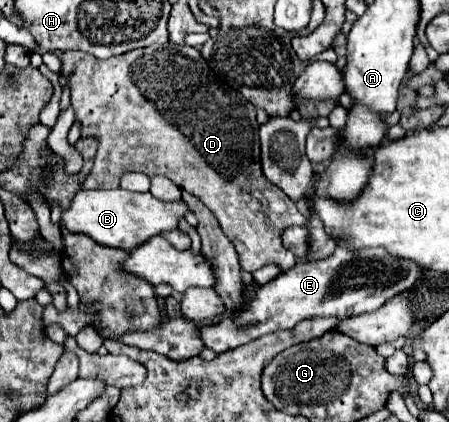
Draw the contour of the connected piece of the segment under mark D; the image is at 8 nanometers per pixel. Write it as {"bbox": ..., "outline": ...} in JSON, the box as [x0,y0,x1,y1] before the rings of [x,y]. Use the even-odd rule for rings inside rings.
{"bbox":[61,43,307,273],"outline":[[[175,43],[163,47],[151,45],[105,61],[99,61],[85,51],[65,51],[61,57],[61,75],[69,83],[71,105],[75,121],[81,125],[81,137],[93,137],[99,143],[93,169],[81,189],[117,189],[121,175],[127,171],[139,171],[149,177],[165,175],[177,187],[199,197],[217,217],[223,233],[239,253],[241,269],[253,273],[265,265],[277,265],[281,271],[287,271],[297,263],[297,257],[285,249],[281,235],[285,227],[305,225],[307,217],[263,175],[255,107],[241,97],[239,91],[223,83],[197,49]],[[207,99],[231,99],[231,103],[227,107],[207,109]]]}

